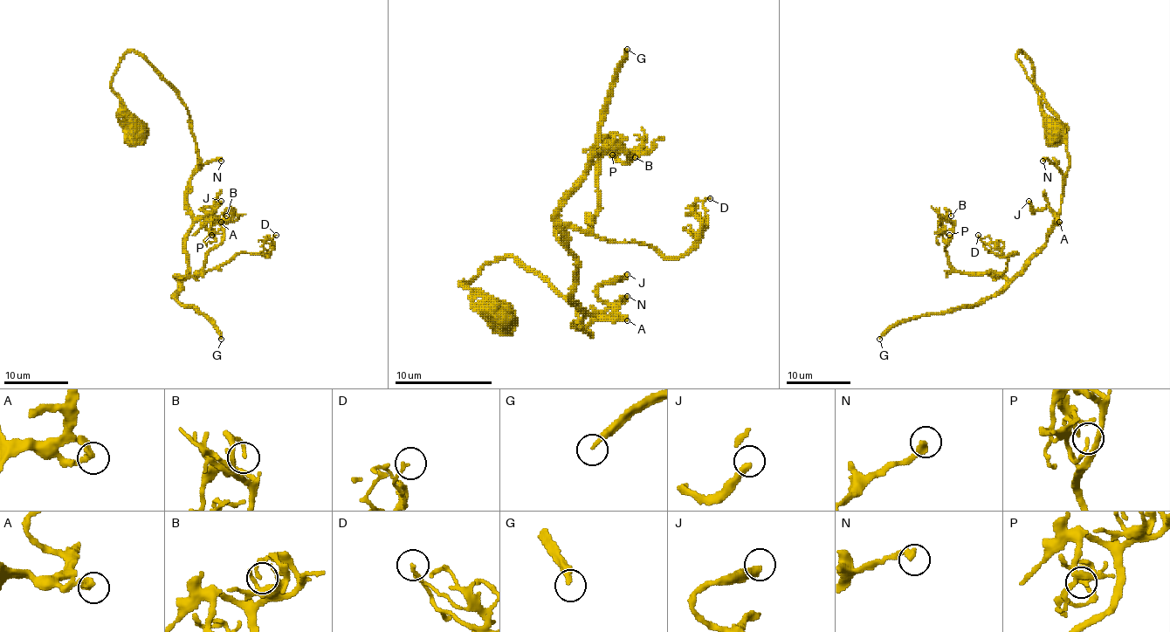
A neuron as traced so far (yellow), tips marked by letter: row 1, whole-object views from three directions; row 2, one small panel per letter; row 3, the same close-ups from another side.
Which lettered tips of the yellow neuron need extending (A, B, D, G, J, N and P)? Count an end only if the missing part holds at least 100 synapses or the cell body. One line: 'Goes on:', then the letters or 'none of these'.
Goes on: G

